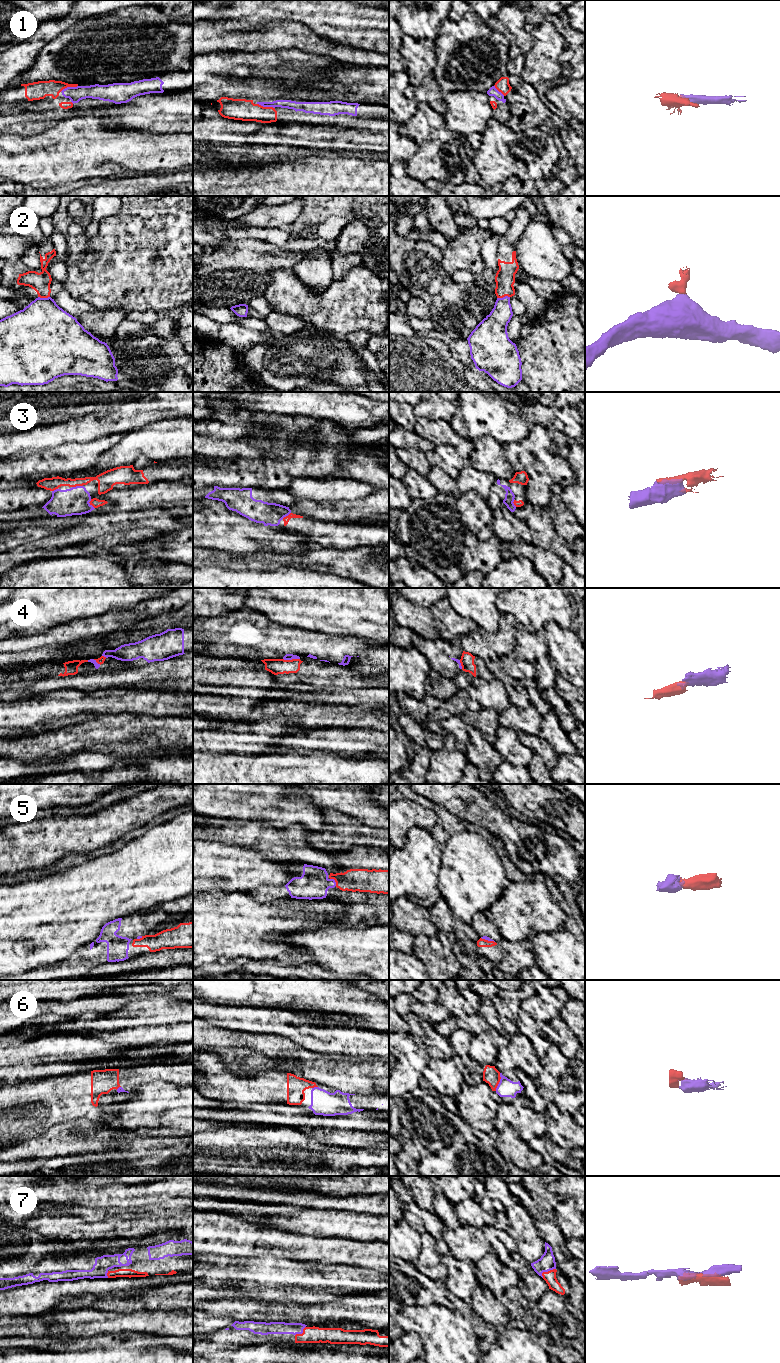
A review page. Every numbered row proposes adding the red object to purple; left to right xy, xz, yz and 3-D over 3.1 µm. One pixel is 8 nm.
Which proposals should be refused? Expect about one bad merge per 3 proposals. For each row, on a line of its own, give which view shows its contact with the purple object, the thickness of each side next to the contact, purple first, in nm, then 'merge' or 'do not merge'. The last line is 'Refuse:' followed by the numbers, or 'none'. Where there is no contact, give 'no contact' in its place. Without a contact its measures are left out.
1: xz | 80/180 nm | merge
2: yz | 200/160 nm | merge
3: xy | 220/140 nm | merge
4: xz | 50/130 nm | do not merge
5: xz | 240/190 nm | merge
6: yz | 140/140 nm | merge
7: yz | 130/100 nm | merge
Refuse: 4

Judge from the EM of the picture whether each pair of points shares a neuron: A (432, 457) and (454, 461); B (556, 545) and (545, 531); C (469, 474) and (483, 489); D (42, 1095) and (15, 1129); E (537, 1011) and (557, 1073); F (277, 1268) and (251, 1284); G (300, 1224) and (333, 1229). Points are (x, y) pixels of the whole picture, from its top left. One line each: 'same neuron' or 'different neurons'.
A: same neuron
B: same neuron
C: same neuron
D: same neuron
E: different neurons
F: same neuron
G: same neuron

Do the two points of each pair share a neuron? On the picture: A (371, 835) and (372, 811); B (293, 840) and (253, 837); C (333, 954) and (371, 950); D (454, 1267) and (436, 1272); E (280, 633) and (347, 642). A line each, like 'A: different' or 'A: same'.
A: different
B: same
C: same
D: different
E: same

